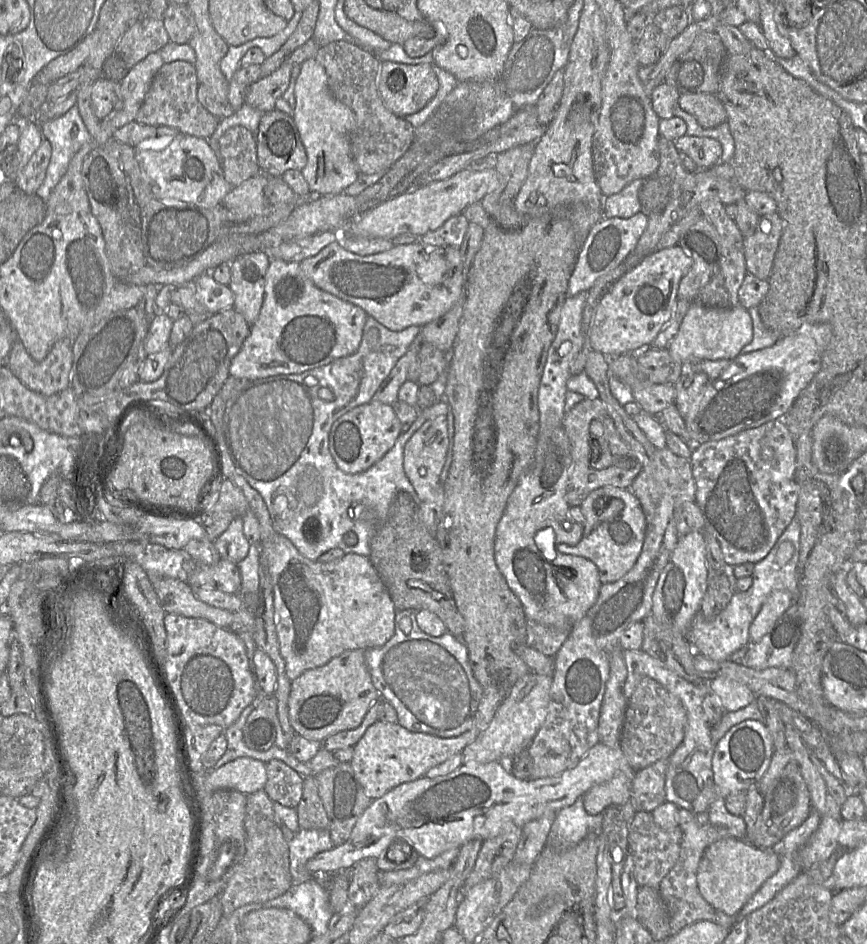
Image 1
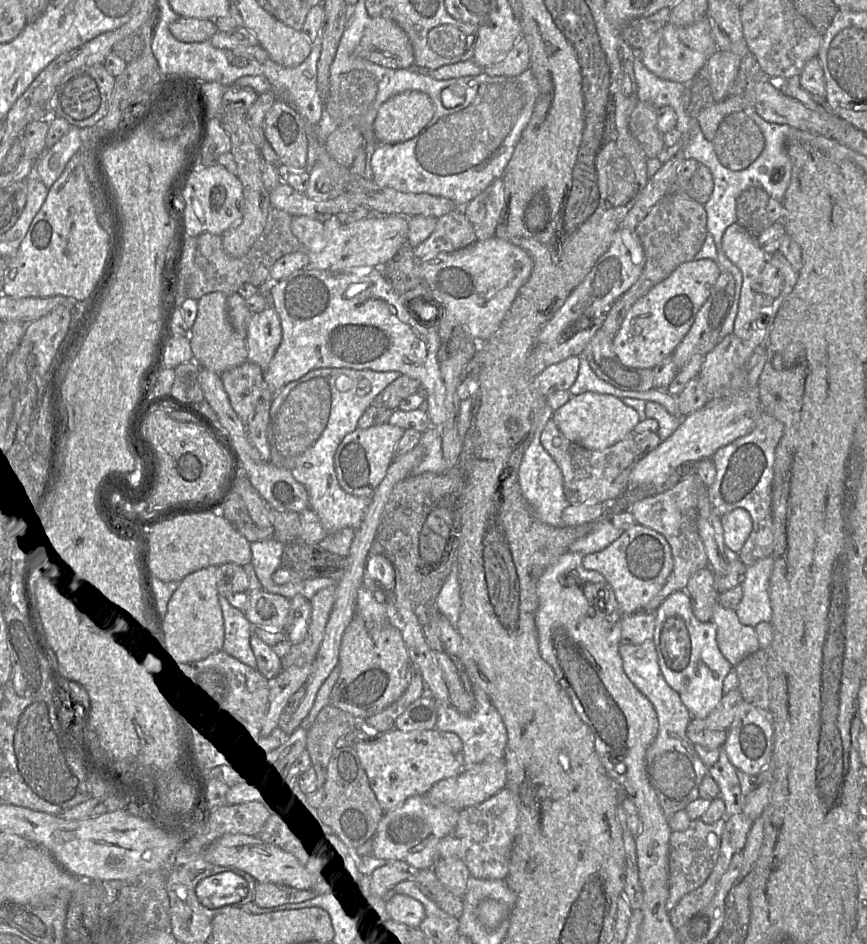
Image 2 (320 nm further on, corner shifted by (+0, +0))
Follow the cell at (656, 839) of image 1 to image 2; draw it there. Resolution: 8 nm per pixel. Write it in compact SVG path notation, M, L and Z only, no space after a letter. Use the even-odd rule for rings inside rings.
M700 819L692 820L686 830L672 831L669 841L669 896L666 902L668 911L684 895L700 887L710 875L719 856L724 820L713 824L706 824Z

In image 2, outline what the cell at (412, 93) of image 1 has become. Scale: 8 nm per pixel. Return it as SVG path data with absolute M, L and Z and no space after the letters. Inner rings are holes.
M405 91L389 98L377 112L374 121L379 145L396 144L417 136L432 120L434 104L419 91Z

